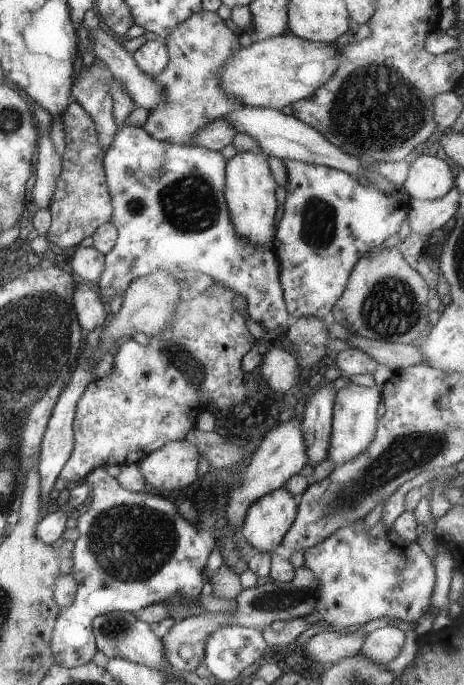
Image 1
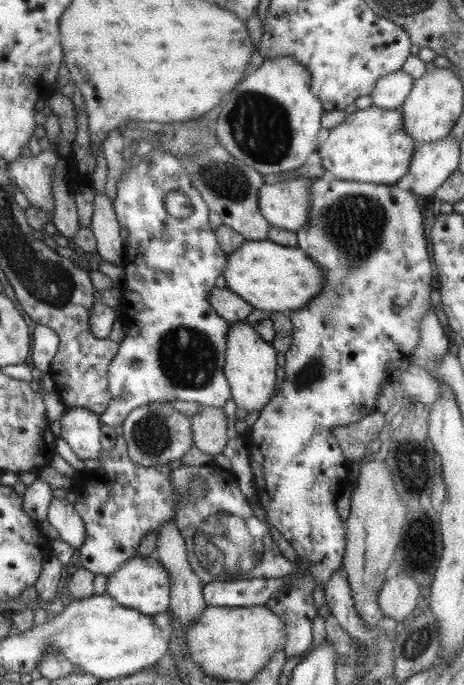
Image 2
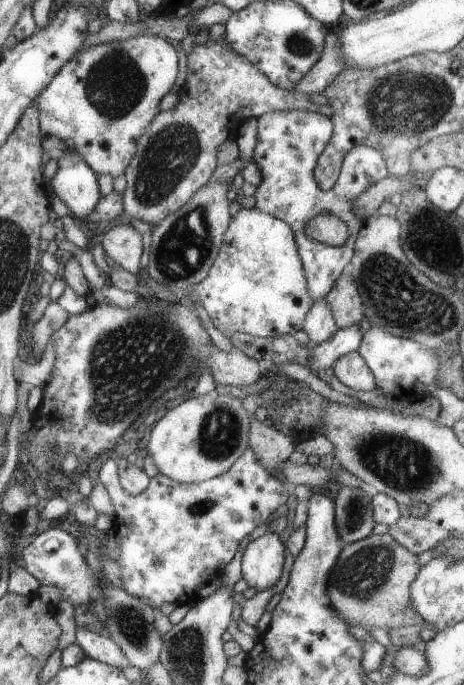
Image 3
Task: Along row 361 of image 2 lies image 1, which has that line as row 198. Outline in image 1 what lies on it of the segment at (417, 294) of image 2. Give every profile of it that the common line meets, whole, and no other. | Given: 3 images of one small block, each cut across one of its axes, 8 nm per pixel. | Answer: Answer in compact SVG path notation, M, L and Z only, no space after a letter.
M283 160L283 164L287 175L285 198L272 244L272 251L280 264L279 282L283 300L291 319L303 316L323 319L347 286L346 279L355 262L369 250L380 246L385 238L397 233L401 221L408 215L410 205L383 194L373 183L359 184L356 177L349 173L325 165L301 160Z

